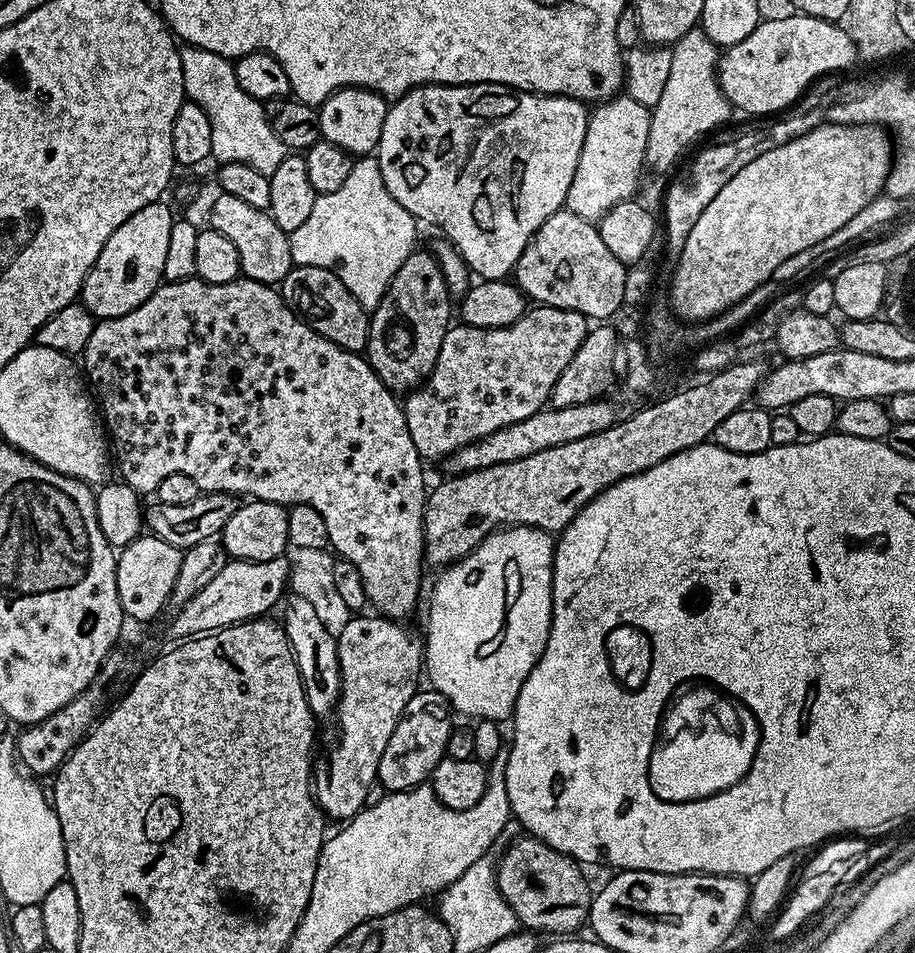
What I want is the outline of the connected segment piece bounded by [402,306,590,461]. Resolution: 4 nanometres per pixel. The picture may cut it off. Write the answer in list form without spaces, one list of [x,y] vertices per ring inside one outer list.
[[[547,306],[529,307],[514,323],[501,328],[475,328],[463,322],[449,327],[434,370],[419,388],[407,393],[402,404],[420,457],[443,461],[454,450],[545,407],[558,374],[578,354],[589,327],[588,317],[581,312]]]

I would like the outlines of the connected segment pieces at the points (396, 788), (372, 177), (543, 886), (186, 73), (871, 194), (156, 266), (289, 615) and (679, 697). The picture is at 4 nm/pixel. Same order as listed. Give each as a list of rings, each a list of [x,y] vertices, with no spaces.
[[[418,690],[412,695],[410,702],[406,702],[406,710],[402,714],[398,726],[394,726],[394,734],[390,734],[390,742],[386,742],[386,750],[382,750],[376,779],[384,787],[385,793],[405,792],[411,788],[421,787],[431,777],[434,766],[438,766],[438,762],[444,759],[447,753],[448,738],[454,727],[454,721],[452,721],[454,716],[450,711],[448,700],[441,692],[427,691]]]
[[[369,154],[353,159],[350,178],[338,190],[317,195],[310,218],[289,235],[292,263],[330,270],[364,309],[371,310],[382,302],[394,274],[417,247],[416,228],[418,221],[386,190],[380,163]]]
[[[524,834],[509,844],[512,845],[496,865],[496,881],[517,921],[536,934],[572,934],[575,928],[585,927],[594,895],[594,888],[584,877],[585,869],[572,857],[546,846],[537,836]]]
[[[191,46],[180,48],[180,61],[185,97],[202,106],[202,110],[206,110],[206,118],[210,118],[211,159],[220,164],[242,162],[246,166],[254,166],[254,170],[263,176],[272,176],[274,170],[278,170],[278,162],[282,162],[286,149],[270,130],[263,103],[250,98],[250,94],[238,86],[233,61],[210,50]]]
[[[820,122],[808,133],[758,154],[754,162],[746,162],[746,166],[714,194],[710,206],[698,214],[698,222],[694,222],[686,238],[685,248],[670,277],[673,313],[684,322],[707,321],[745,299],[760,284],[771,281],[773,272],[782,262],[841,230],[858,210],[885,191],[893,155],[893,141],[883,127]]]
[[[164,202],[147,204],[142,206],[142,210],[138,210],[138,214],[126,218],[126,222],[122,222],[122,226],[114,230],[114,234],[110,234],[106,246],[102,246],[102,254],[98,254],[94,266],[86,274],[83,288],[80,289],[79,299],[91,310],[93,316],[100,320],[109,320],[122,314],[130,314],[130,310],[142,306],[142,302],[146,302],[146,298],[156,292],[164,280],[166,249],[170,243],[173,219],[174,213]]]
[[[288,594],[283,597],[282,627],[288,639],[288,645],[292,648],[292,656],[296,659],[306,694],[306,702],[310,706],[313,717],[331,717],[335,713],[336,703],[340,700],[340,663],[338,662],[336,637],[326,632],[321,619],[317,617],[314,605],[311,605],[301,594],[293,595]]]
[[[683,685],[670,692],[667,705],[656,712],[657,729],[651,735],[649,743],[650,762],[646,762],[646,783],[658,801],[671,802],[675,805],[683,803],[703,803],[714,801],[721,794],[733,792],[738,787],[738,778],[750,774],[754,769],[754,742],[758,742],[758,728],[754,728],[754,721],[736,704],[730,704],[728,698],[720,696],[720,692],[696,692],[696,696],[688,696],[692,688]]]

